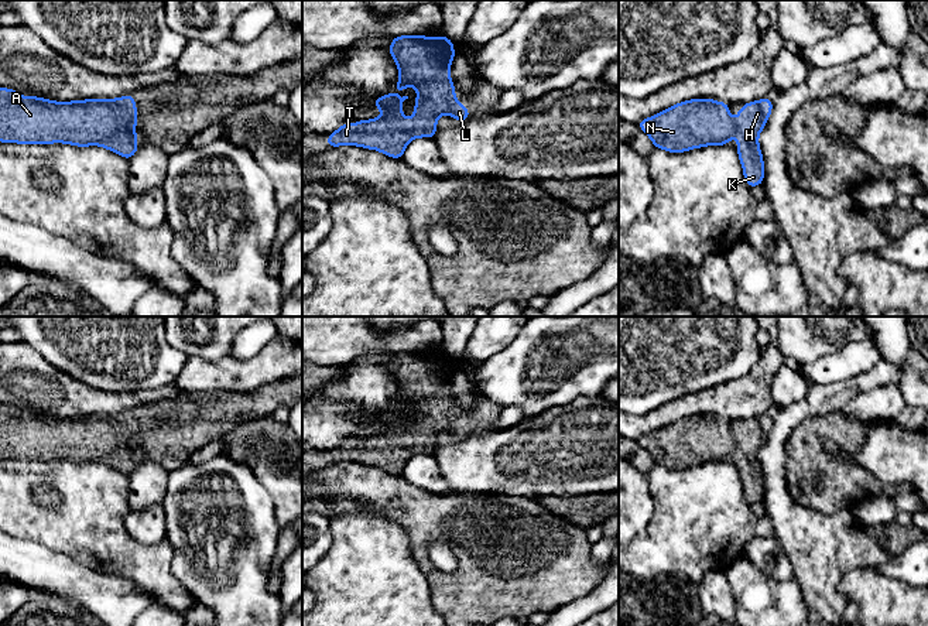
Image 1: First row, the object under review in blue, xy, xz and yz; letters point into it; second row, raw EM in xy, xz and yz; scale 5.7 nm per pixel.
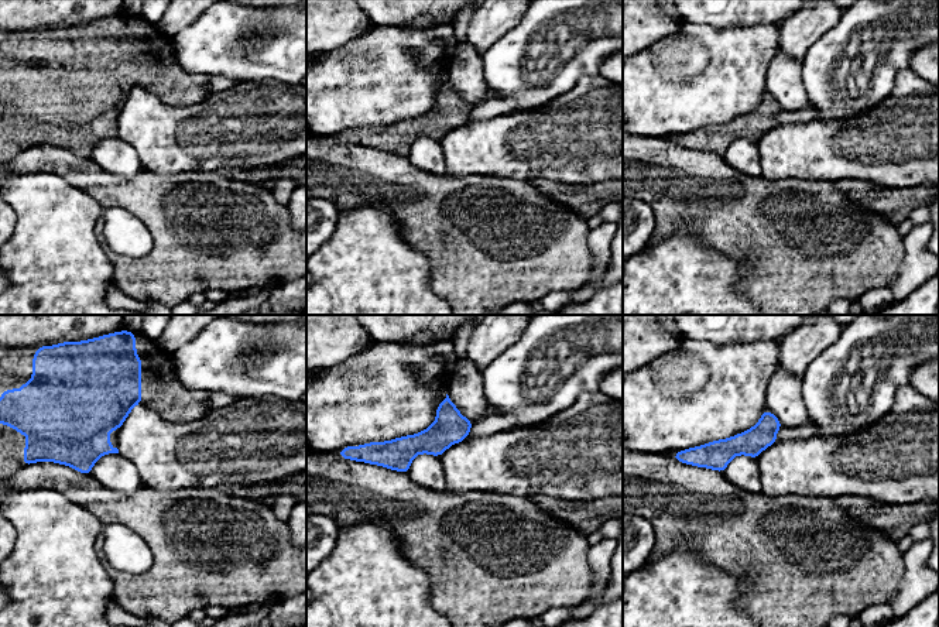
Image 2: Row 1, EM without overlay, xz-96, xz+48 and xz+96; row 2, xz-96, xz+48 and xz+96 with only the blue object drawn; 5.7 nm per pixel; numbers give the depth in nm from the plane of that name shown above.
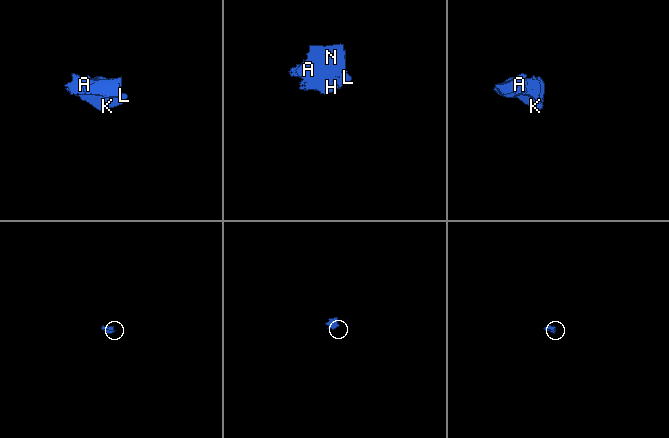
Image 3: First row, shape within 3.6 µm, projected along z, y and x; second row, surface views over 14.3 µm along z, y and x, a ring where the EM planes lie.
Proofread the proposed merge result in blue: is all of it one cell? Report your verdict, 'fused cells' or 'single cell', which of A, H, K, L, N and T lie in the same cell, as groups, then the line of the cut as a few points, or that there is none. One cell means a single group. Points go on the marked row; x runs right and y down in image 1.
single cell; A H K L N T; no cut

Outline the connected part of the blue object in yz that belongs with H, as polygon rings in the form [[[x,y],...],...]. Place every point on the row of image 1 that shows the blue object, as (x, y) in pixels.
[[[768,98],[746,102],[737,110],[734,120],[729,113],[729,105],[713,99],[691,99],[671,106],[653,117],[638,122],[638,127],[651,138],[654,147],[668,153],[684,153],[705,146],[725,146],[733,136],[737,137],[737,154],[743,167],[744,181],[753,188],[763,184],[764,161],[759,146],[759,134],[766,127],[771,114],[773,102]]]

